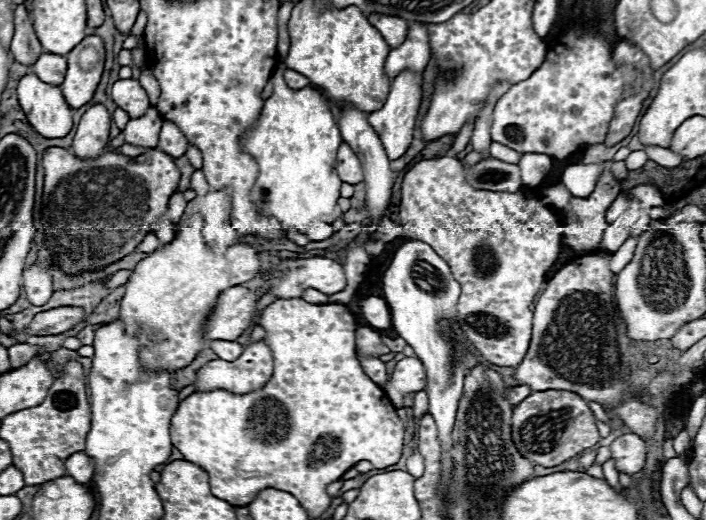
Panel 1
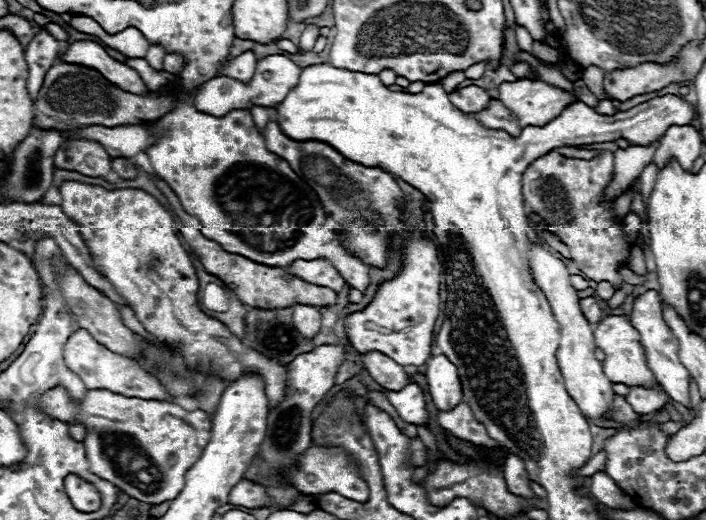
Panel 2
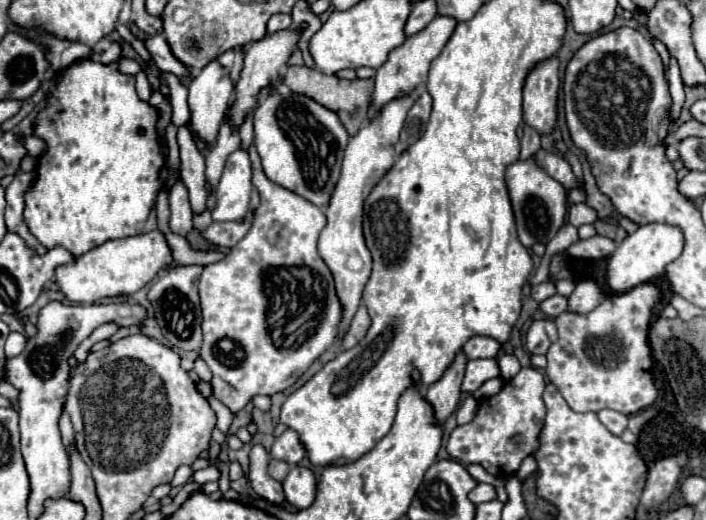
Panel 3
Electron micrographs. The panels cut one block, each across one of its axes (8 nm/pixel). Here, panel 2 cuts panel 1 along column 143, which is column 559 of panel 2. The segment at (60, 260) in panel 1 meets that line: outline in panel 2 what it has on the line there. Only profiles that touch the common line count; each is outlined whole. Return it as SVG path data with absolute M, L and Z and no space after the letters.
M556 150L534 160L524 172L524 200L534 214L560 238L588 280L608 280L614 290L626 286L620 268L628 262L632 244L626 238L622 220L612 220L612 200L604 198L606 186L614 178L614 154L602 150L592 160L566 158Z

